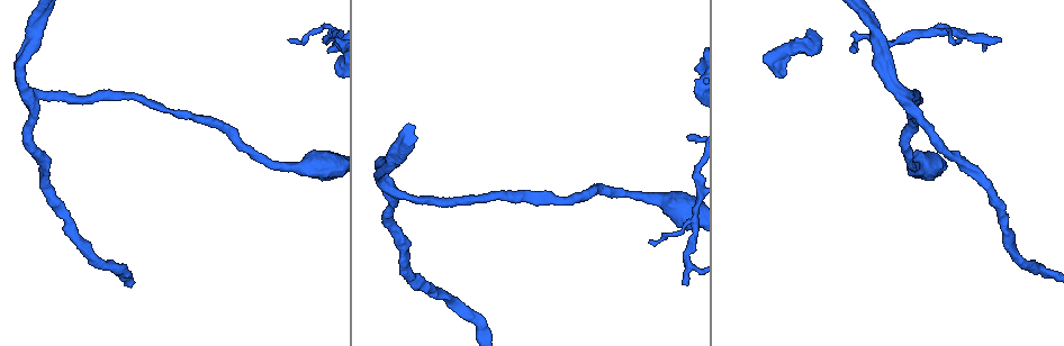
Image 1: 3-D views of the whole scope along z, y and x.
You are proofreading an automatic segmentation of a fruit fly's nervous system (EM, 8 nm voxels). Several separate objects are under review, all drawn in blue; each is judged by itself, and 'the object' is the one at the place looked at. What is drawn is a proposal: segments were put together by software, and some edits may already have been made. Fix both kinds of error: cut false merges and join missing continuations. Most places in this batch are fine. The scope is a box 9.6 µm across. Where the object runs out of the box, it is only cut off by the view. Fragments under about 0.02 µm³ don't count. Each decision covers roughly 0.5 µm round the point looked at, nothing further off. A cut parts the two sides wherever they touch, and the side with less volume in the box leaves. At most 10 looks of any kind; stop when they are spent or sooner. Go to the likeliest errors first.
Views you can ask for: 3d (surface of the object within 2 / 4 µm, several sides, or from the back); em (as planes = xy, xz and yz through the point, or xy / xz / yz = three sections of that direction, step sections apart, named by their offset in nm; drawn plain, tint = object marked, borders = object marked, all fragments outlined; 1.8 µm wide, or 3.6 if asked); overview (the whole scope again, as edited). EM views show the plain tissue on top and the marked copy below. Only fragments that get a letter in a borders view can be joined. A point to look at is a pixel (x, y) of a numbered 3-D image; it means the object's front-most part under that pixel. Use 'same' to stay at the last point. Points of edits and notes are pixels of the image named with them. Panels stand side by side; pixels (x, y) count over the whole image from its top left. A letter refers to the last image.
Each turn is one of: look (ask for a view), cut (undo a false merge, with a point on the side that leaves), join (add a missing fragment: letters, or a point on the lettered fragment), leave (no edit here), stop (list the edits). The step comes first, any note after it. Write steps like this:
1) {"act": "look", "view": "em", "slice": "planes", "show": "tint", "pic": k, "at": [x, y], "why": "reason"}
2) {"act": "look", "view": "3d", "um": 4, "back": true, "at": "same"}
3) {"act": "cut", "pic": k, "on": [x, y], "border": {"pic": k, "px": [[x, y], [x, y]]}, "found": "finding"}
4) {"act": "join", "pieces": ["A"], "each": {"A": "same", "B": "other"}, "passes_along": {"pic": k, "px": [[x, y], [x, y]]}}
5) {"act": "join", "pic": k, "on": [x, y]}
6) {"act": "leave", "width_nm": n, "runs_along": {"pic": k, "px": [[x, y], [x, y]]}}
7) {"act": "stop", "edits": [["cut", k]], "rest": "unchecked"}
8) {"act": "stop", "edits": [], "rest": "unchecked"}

{"act": "look", "view": "3d", "um": 2, "pic": 1, "at": [394, 191], "why": "sharp bend"}

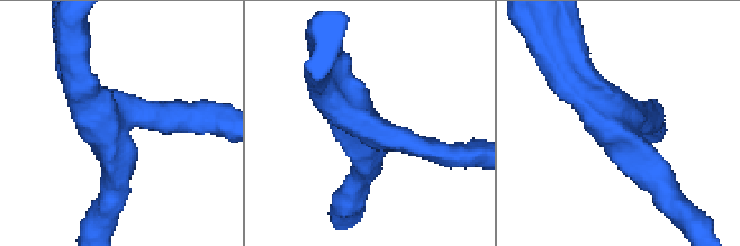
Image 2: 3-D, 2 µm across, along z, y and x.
{"act": "look", "view": "em", "slice": "planes", "show": "tint", "pic": 2, "at": [626, 118], "arms": 3, "arm_widths_nm": [220, 220, 220], "why": "now the EM"}

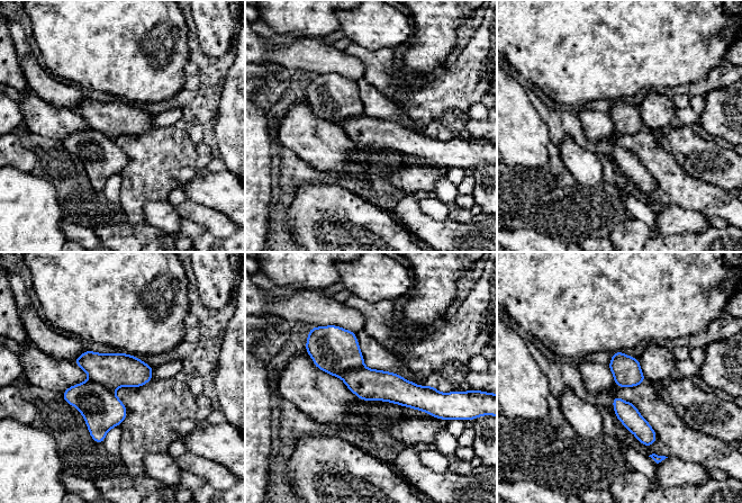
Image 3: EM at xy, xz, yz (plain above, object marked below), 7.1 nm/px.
{"act": "look", "view": "em", "slice": "planes", "show": "borders", "at": "same", "why": "see the neighbours"}

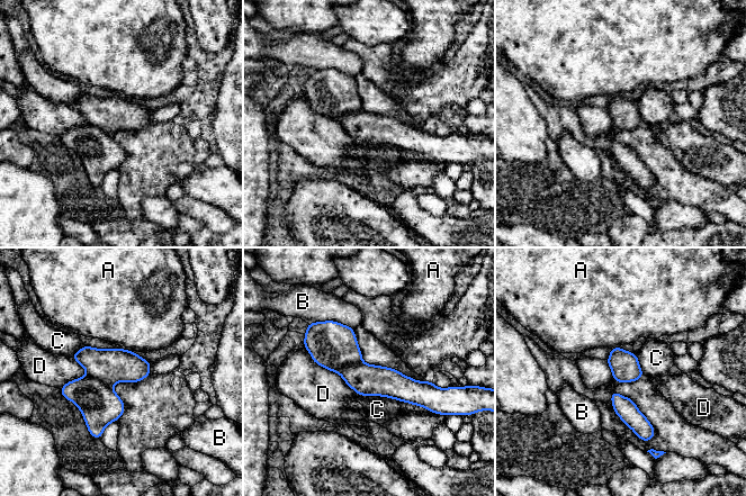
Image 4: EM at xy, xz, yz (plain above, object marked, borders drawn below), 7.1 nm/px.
{"act": "cut", "pic": 4, "on": [97, 400], "width_nm": 200, "each": {"A": "other", "B": "other", "C": "other", "D": "other"}, "border": {"pic": 4, "px": [[87, 373], [111, 386]]}, "found": "a second neuron is stuck on"}

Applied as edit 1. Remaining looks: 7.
{"act": "look", "view": "em", "slice": "planes", "show": "borders", "pic": 1, "at": [687, 284], "why": "branch stops here"}

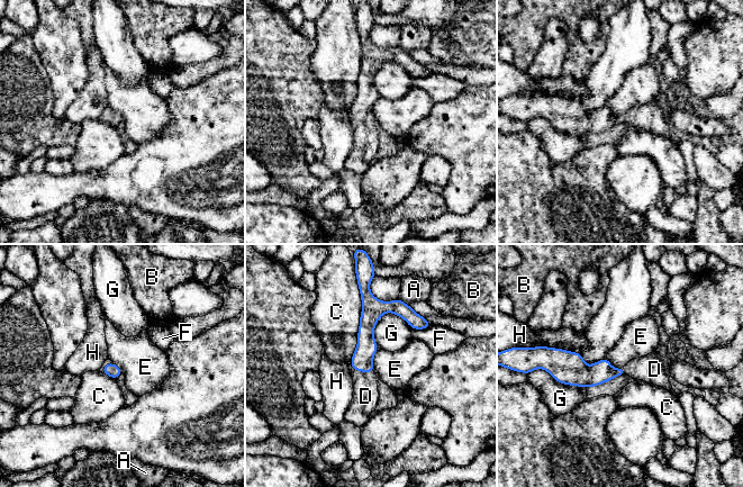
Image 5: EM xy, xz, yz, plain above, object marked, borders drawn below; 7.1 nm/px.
{"act": "join", "pieces": ["D"], "width_nm": 100, "each": {"A": "other", "B": "other", "C": "other", "D": "same", "E": "other", "F": "other", "G": "other", "H": "other"}, "passes_along": {"pic": 5, "px": [[362, 359], [364, 372], [365, 396]]}, "found": "it goes on there"}

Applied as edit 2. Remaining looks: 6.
{"act": "look", "view": "3d", "um": 4, "pic": 1, "at": [329, 51], "why": "end of a long branch"}

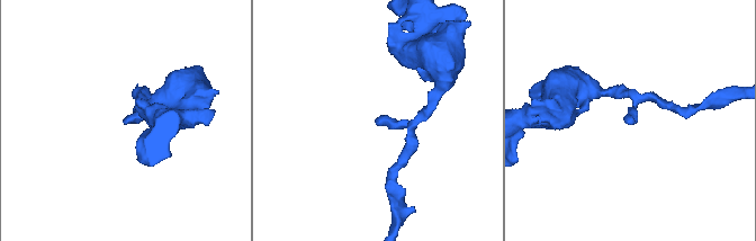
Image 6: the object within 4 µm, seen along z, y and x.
{"act": "look", "view": "em", "slice": "planes", "show": "tint", "pic": 6, "at": [625, 121]}

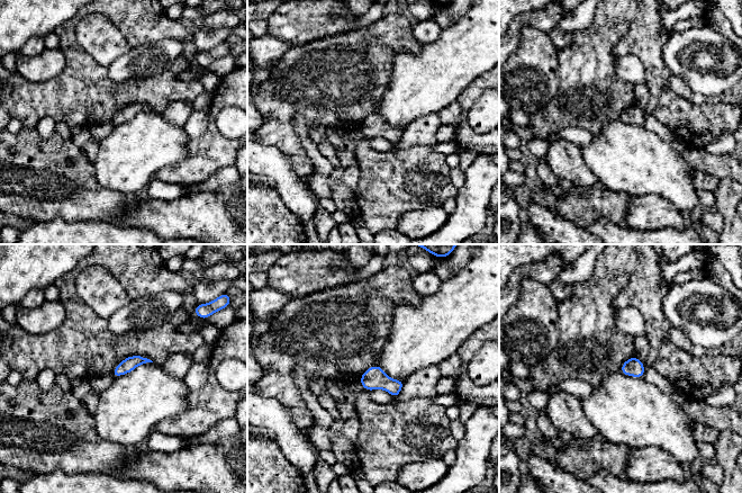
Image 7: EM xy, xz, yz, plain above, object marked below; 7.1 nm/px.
{"act": "look", "view": "em", "slice": "planes", "show": "borders", "at": "same", "why": "see the neighbours"}

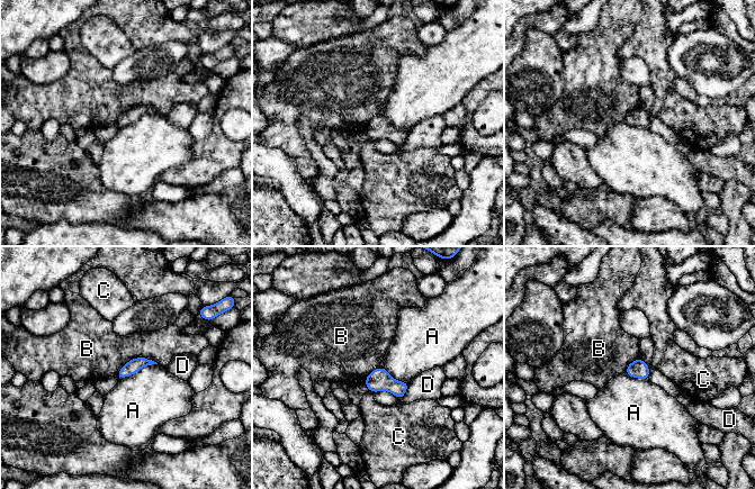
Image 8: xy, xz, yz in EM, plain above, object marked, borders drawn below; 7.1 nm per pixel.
{"act": "leave", "each": {"A": "other", "B": "other", "C": "other", "D": "other"}, "border": {"pic": 8, "px": [[156, 363], [144, 365], [118, 380]]}, "found": "no lettered fragment goes on from it"}

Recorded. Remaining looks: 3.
{"act": "look", "view": "em", "um": 3.6, "slice": "planes", "show": "borders", "pic": 1, "at": [655, 197], "why": "sudden change in width"}

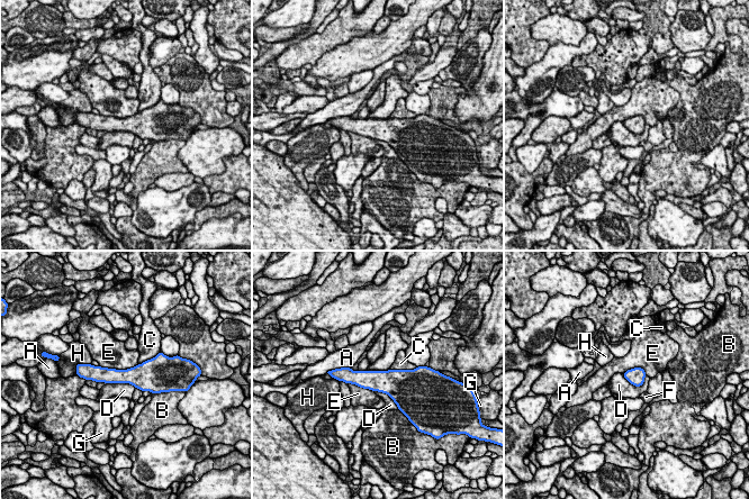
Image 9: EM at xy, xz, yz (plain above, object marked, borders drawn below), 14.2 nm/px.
{"act": "leave", "width_nm": 240, "each": {"A": "other", "B": "other", "C": "other", "D": "other", "E": "other", "F": "other", "G": "other", "H": "other"}, "border": {"pic": 9, "px": [[622, 374], [635, 386], [646, 377]]}, "found": "one neuron here"}

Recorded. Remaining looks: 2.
{"act": "stop", "edits": [["cut", 4], ["join", 5]], "rest": "unchecked"}

